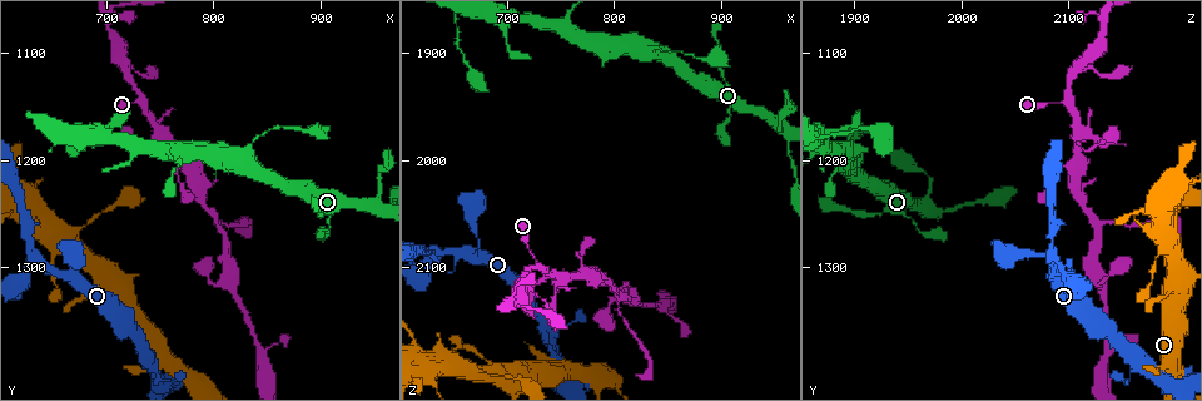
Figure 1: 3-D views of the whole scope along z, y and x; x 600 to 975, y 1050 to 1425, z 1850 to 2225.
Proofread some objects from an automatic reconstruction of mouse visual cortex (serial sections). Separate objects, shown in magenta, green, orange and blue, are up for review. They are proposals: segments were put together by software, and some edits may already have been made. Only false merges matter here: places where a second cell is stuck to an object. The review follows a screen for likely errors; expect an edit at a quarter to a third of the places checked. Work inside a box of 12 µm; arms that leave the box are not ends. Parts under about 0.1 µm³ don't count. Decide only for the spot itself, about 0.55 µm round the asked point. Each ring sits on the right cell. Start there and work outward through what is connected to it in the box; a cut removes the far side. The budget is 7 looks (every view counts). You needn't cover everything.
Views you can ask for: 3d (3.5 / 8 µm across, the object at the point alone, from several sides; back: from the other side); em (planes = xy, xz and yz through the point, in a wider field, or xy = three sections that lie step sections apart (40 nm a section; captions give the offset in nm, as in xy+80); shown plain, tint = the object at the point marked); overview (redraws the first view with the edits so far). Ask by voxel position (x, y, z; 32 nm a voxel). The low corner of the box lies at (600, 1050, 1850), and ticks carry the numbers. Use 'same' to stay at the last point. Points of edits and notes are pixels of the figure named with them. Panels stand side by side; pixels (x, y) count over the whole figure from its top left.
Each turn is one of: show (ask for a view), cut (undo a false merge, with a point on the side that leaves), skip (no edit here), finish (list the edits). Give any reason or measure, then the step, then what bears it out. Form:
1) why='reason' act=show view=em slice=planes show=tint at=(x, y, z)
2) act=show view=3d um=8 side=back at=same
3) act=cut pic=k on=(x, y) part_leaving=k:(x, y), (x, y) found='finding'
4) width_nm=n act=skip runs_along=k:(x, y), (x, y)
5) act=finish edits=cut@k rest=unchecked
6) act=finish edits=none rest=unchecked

why='three-way junction' act=show view=em slice=xy step=1 show=tint at=(636, 1294, 2084)

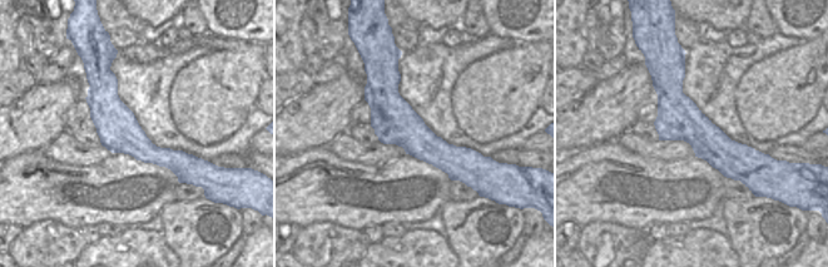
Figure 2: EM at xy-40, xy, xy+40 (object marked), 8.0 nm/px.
why='see where the arms go' act=show view=3d um=3.5 at=same

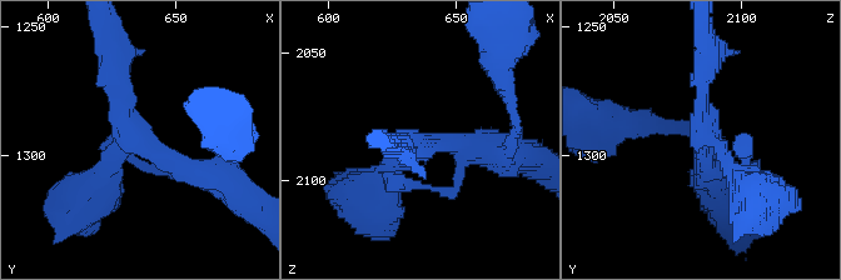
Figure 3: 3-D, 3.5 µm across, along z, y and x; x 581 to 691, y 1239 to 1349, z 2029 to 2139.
act=skip runs_along=2:(94, 79), (107, 110), (181, 176) found='one cell here'

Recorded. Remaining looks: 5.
why='thin neck' act=show view=3d um=3.5 at=(734, 1144, 2098)

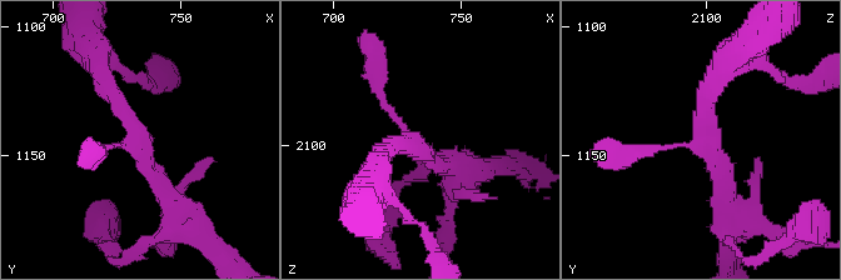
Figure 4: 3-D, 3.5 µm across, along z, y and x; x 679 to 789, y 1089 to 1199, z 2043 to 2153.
why='now the EM' act=show view=em slice=xy step=5 show=tint at=(731, 1145, 2099)

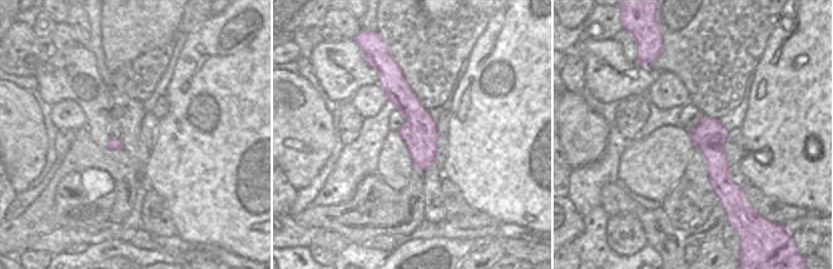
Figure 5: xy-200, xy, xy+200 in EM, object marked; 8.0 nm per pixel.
act=skip found='all the same cell'

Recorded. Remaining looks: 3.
why='calibre changes' act=show view=3d um=3.5 side=back at=(858, 1170, 1898)

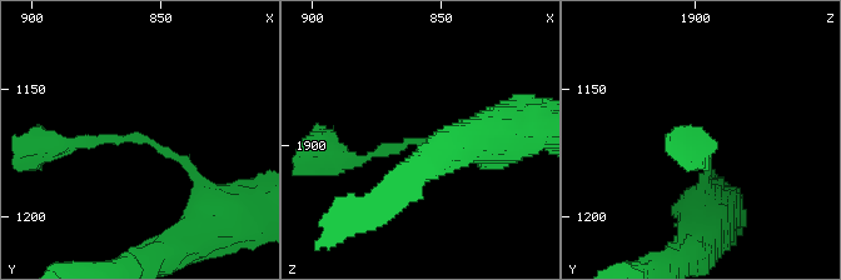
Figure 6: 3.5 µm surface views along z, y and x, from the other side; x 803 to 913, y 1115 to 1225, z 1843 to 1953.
arm_widths_nm=150,150 act=show view=em slice=planes show=tint at=(859, 1170, 1899)

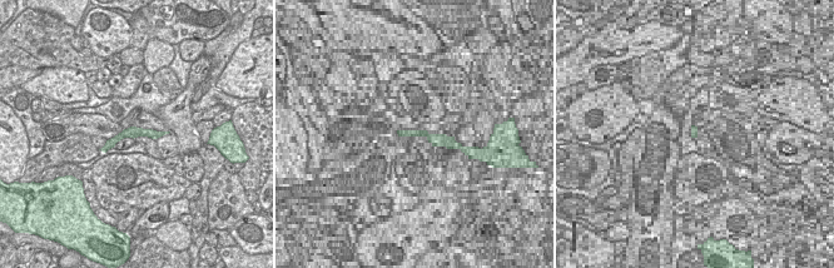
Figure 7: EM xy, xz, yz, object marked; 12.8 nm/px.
act=skip runs_along=6:(483, 136), (337, 159) found='all the same cell'

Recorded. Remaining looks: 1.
act=finish edits=none rest=unchecked

